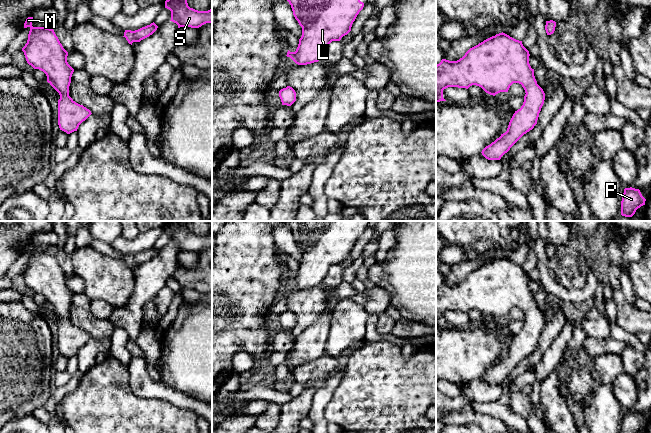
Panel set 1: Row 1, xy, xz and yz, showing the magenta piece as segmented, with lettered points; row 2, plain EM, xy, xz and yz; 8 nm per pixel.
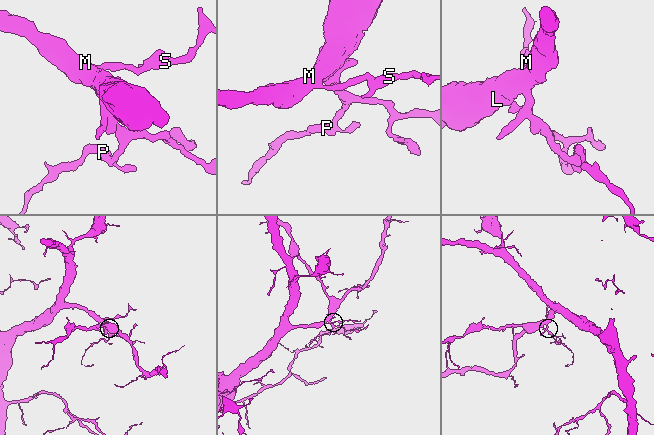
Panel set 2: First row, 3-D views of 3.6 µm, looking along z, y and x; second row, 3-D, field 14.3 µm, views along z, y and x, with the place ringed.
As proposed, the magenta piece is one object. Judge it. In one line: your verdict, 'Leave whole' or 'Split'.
Leave whole

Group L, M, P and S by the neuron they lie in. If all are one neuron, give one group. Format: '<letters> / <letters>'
L M P S

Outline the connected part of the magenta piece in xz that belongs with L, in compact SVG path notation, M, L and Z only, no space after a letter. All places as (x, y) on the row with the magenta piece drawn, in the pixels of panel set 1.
M287 0L291 5L293 15L302 27L302 36L295 52L288 50L290 57L298 65L318 62L327 52L332 41L340 41L351 31L353 22L364 3L360 0Z

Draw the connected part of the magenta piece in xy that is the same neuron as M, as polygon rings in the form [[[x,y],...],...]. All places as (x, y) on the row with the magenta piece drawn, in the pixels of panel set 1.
[[[28,17],[24,28],[29,27],[28,40],[22,48],[26,61],[34,69],[43,71],[47,82],[59,93],[58,125],[70,134],[92,113],[69,96],[69,86],[74,69],[68,64],[68,52],[63,48],[53,29],[33,27],[33,17]]]

